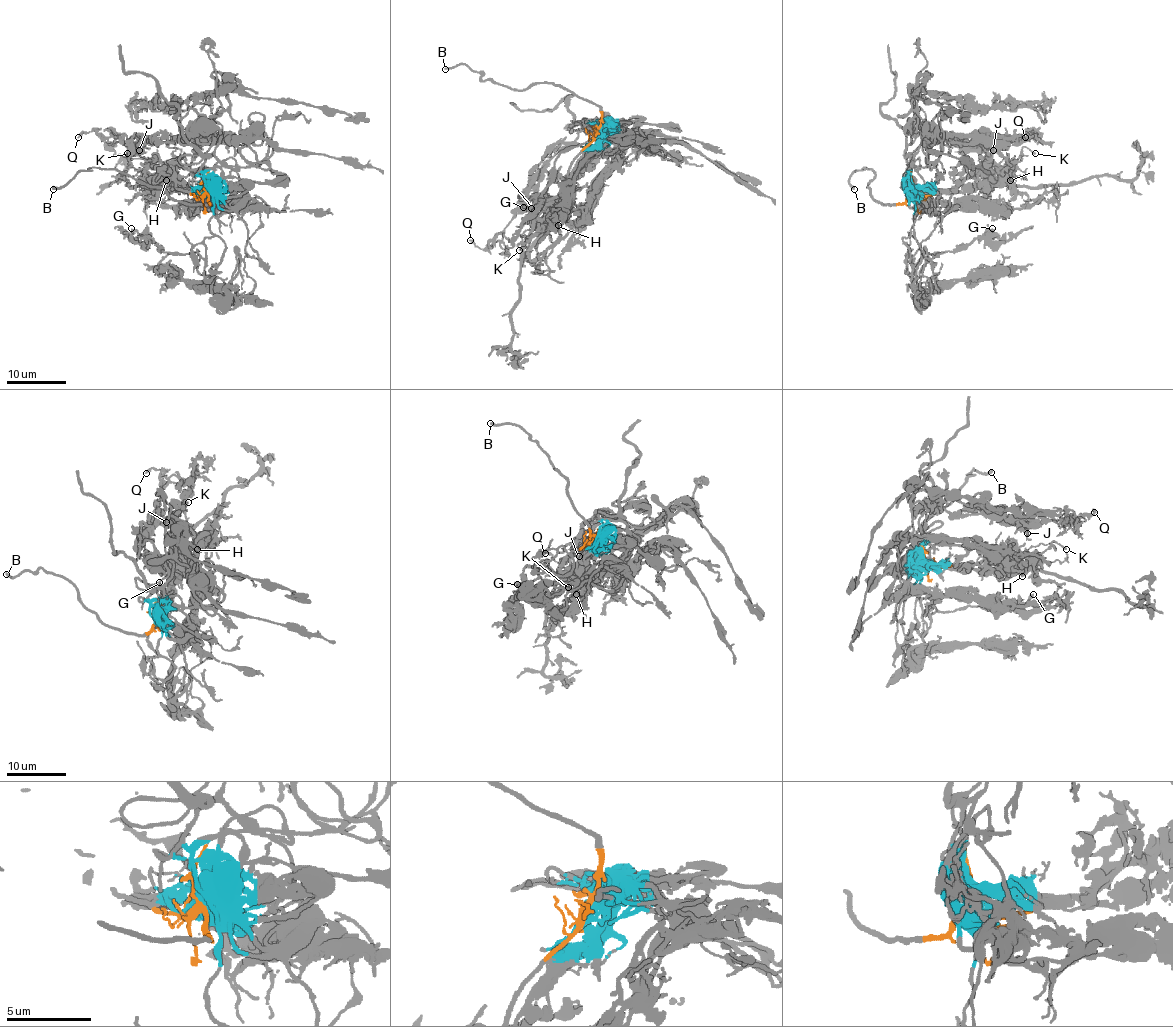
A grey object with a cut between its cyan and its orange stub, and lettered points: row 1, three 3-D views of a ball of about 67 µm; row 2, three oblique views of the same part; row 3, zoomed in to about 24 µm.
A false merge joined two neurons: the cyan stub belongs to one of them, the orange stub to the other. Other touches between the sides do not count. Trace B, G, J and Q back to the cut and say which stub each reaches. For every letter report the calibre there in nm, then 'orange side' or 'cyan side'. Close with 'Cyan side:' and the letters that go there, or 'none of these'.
B: 280 nm thick; orange side
G: 220 nm thick; cyan side
J: 160 nm thick; cyan side
Q: 110 nm thick; cyan side
Cyan side: G, J, Q

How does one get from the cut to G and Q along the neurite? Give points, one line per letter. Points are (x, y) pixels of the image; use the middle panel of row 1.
G: (597, 131), (606, 129), (595, 118), (597, 125), (589, 138), (559, 155), (553, 180), (531, 206), (524, 207)
Q: (597, 131), (594, 122), (571, 126), (589, 134), (580, 129), (549, 161), (539, 191), (488, 244), (470, 240)

